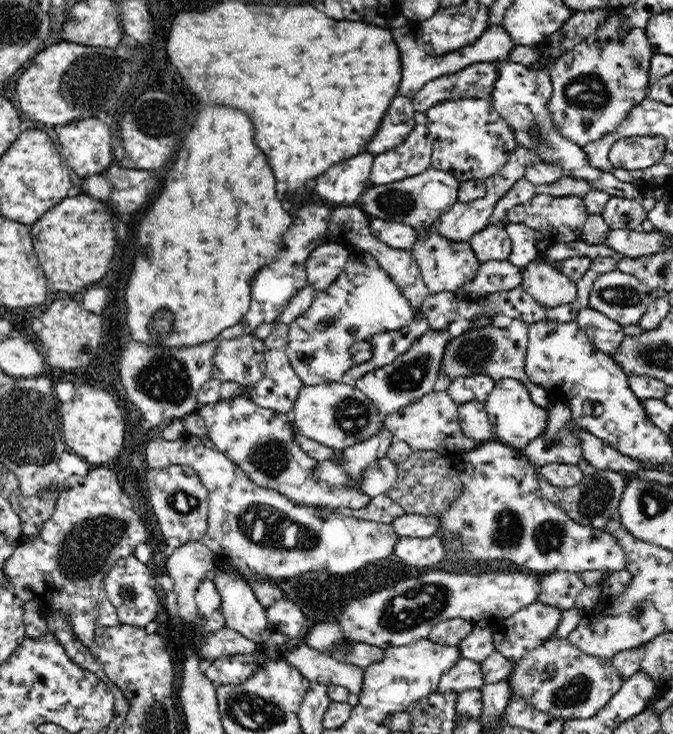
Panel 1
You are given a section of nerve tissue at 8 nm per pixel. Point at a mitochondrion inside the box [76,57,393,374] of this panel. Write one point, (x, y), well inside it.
(158, 122)

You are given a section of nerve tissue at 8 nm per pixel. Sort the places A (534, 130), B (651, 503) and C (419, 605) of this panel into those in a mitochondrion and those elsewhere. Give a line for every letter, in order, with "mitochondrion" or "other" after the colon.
A: mitochondrion
B: mitochondrion
C: mitochondrion

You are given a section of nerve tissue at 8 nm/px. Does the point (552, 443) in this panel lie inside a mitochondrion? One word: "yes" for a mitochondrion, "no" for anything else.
yes

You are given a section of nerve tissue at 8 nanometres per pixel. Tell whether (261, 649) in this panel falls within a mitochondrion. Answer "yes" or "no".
no

